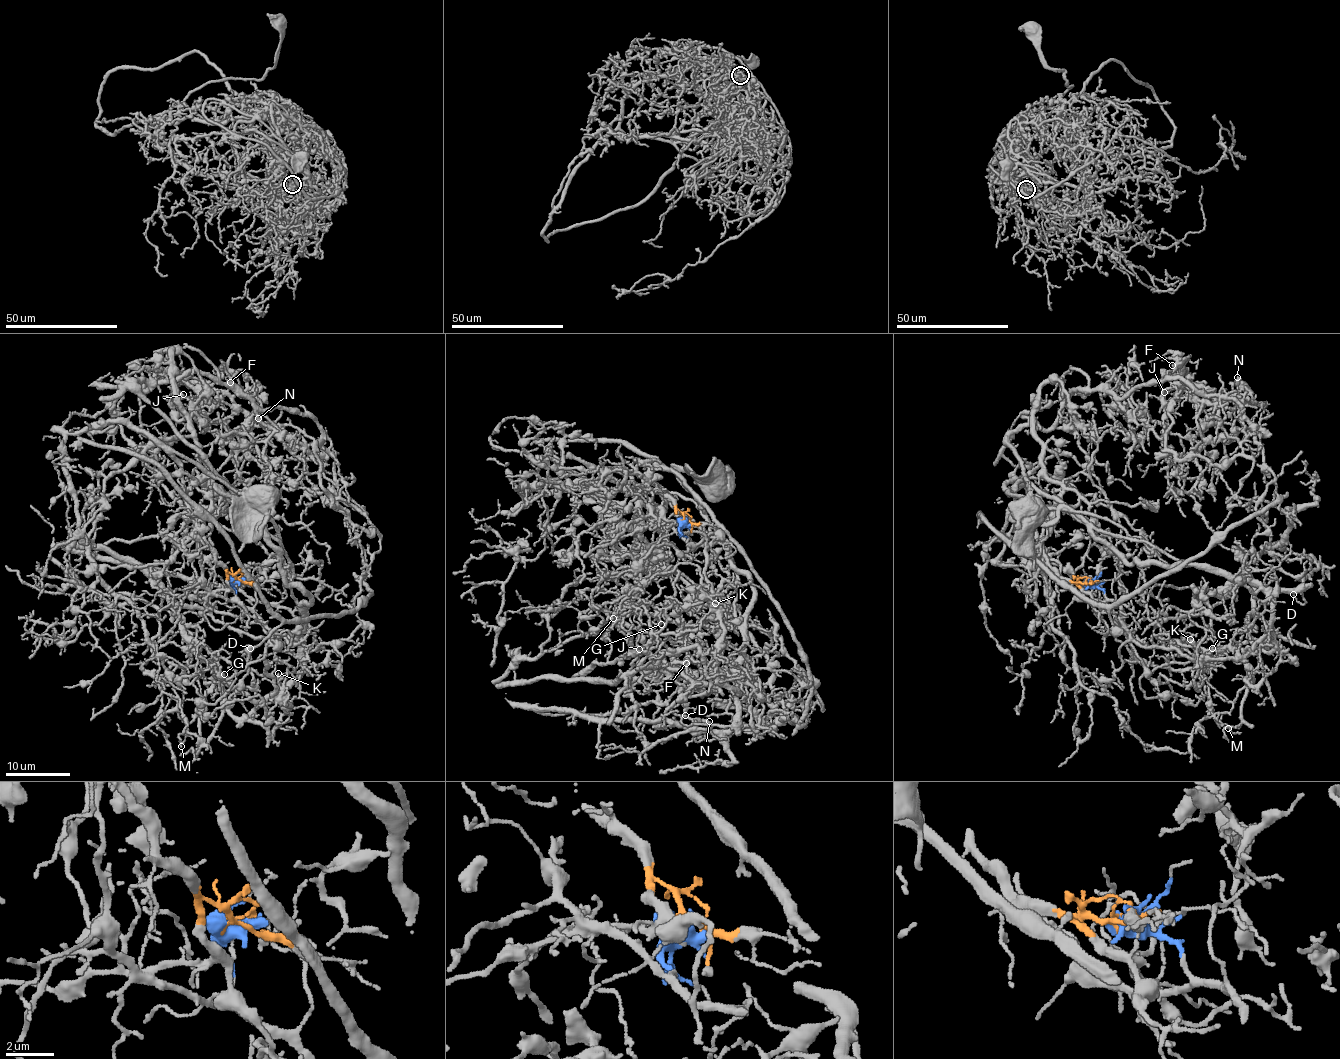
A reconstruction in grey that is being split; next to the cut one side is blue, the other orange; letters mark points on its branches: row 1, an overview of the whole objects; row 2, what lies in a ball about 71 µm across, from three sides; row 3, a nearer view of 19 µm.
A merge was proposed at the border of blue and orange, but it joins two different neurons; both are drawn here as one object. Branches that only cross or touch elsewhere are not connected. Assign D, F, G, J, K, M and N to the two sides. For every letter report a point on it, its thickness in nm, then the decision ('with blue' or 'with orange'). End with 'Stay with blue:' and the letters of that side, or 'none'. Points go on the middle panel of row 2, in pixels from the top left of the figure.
D: (685, 715) | 110 nm | with blue
F: (686, 663) | 180 nm | with orange
G: (661, 624) | 150 nm | with blue
J: (639, 649) | 160 nm | with orange
K: (715, 603) | 80 nm | with blue
M: (613, 618) | 80 nm | with blue
N: (709, 721) | 400 nm | with orange
Stay with blue: D, G, K, M

